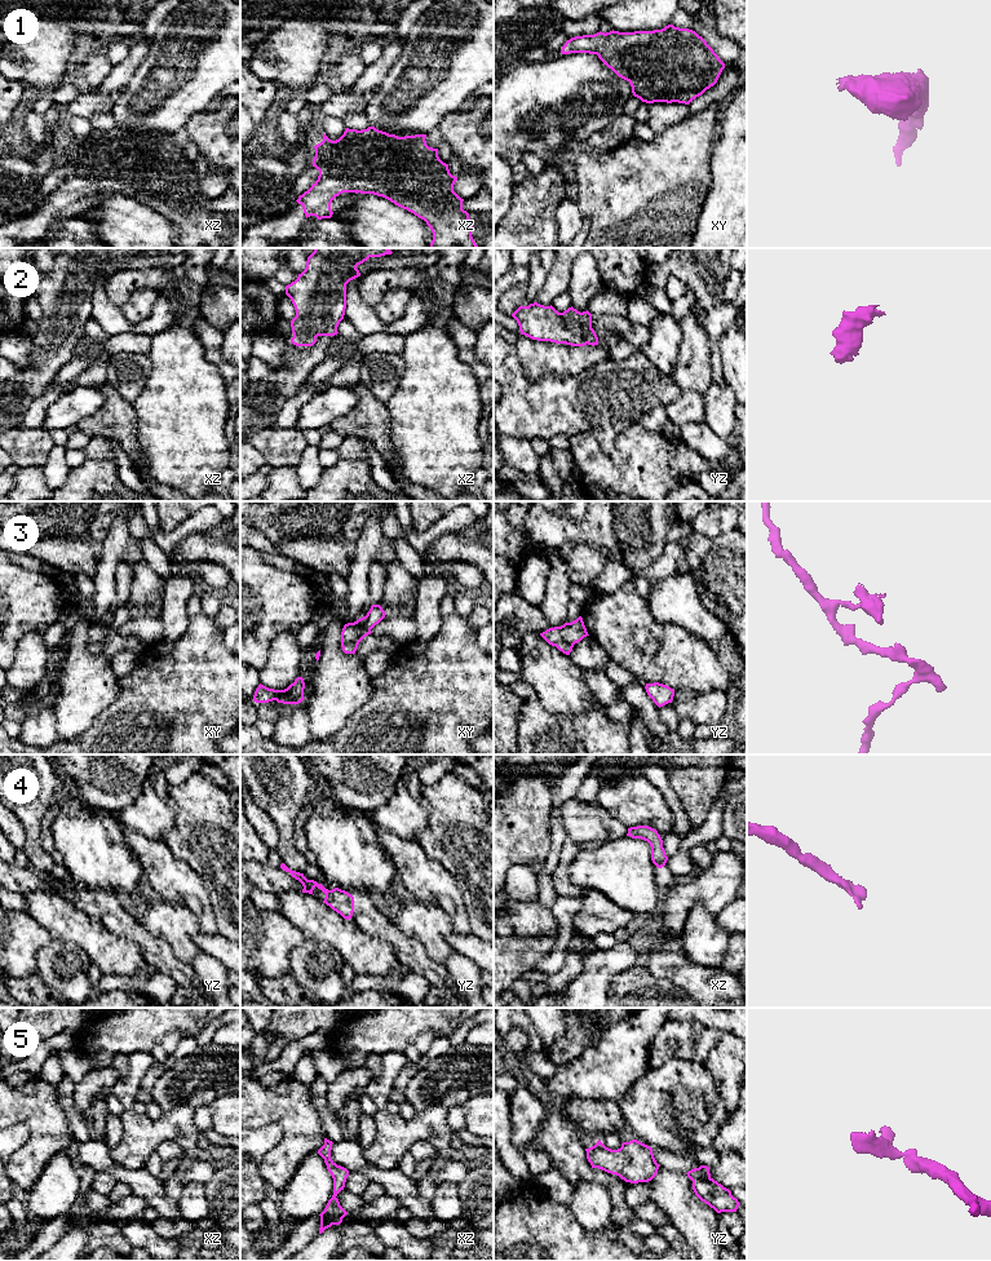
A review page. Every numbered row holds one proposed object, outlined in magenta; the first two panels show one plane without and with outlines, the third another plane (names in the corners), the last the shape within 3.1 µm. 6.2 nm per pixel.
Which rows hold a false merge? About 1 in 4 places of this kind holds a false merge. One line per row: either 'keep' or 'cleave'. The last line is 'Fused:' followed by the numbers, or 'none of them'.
1: keep
2: keep
3: cleave
4: keep
5: cleave
Fused: 3, 5

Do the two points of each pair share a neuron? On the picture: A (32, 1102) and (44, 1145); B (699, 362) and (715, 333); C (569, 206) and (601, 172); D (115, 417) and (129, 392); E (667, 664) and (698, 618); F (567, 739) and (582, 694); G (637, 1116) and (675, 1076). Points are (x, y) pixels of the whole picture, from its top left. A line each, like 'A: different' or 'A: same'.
A: same
B: different
C: different
D: different
E: different
F: different
G: same

